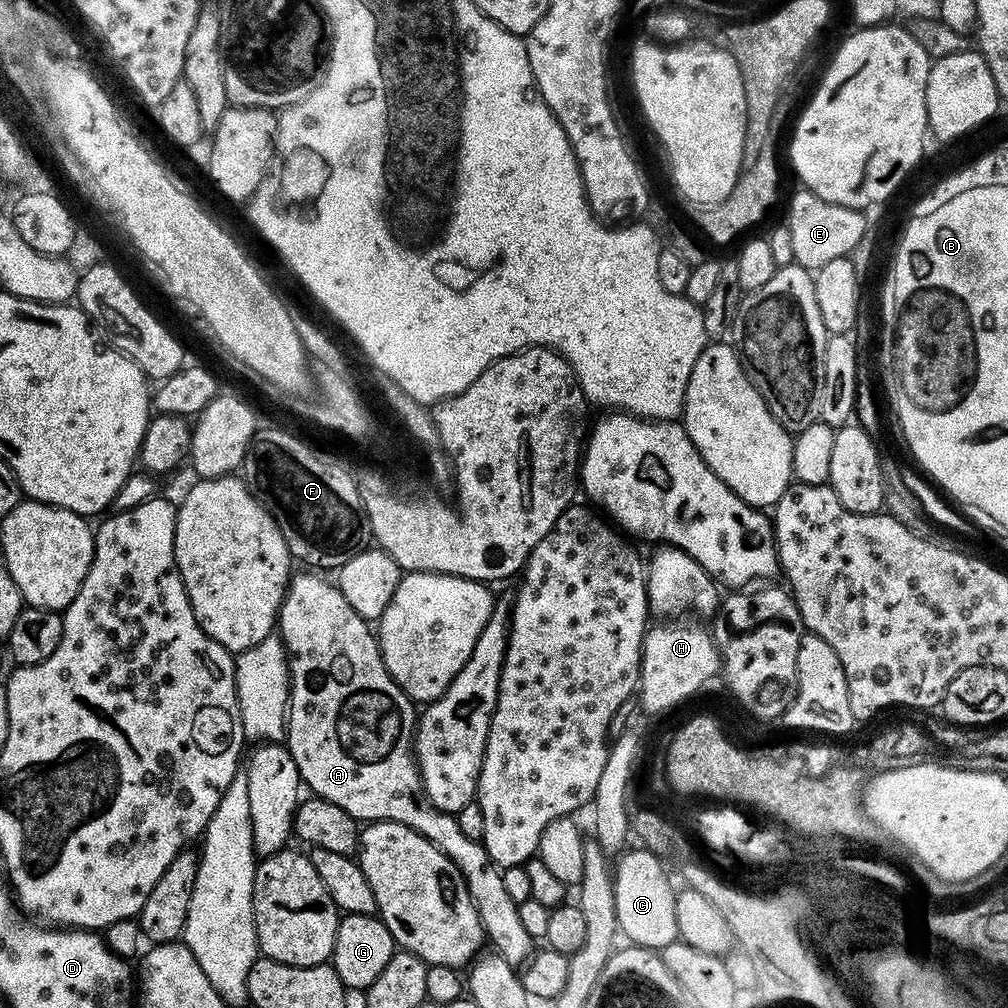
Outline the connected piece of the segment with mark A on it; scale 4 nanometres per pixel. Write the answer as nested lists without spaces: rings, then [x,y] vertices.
[[[312,570],[300,571],[289,579],[284,599],[280,602],[278,635],[288,654],[290,677],[286,747],[298,766],[303,787],[307,791],[309,788],[313,797],[334,802],[334,806],[342,806],[342,810],[346,810],[346,814],[358,822],[398,822],[438,846],[442,854],[451,858],[454,866],[458,866],[464,875],[470,898],[480,915],[487,943],[496,947],[493,948],[495,955],[513,966],[527,964],[534,955],[534,942],[518,918],[519,904],[510,898],[502,883],[501,869],[492,863],[483,843],[466,838],[466,834],[462,834],[459,819],[451,812],[438,810],[426,794],[414,755],[418,708],[386,670],[377,633],[368,629],[371,628],[369,621],[362,619],[358,610],[354,610],[354,606],[342,598],[339,587],[333,581],[331,584],[323,580],[320,577],[323,575]]]

